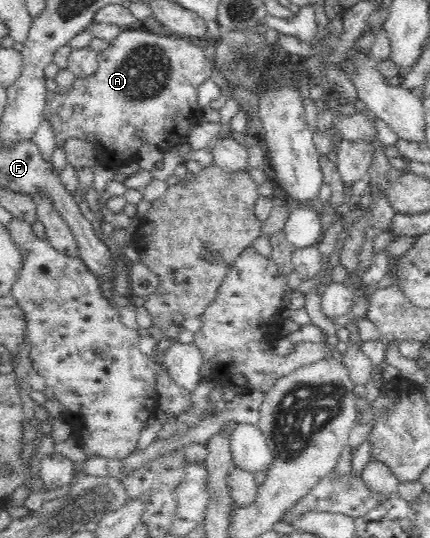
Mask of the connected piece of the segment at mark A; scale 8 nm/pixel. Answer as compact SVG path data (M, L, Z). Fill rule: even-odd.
M125 27L110 41L108 46L104 46L102 50L97 50L96 65L96 72L90 72L88 76L75 77L75 79L70 82L68 88L57 88L60 89L60 91L56 91L56 93L52 91L45 92L43 120L50 123L50 127L52 128L50 131L53 132L53 138L57 142L56 145L58 145L58 147L65 147L66 141L70 138L84 140L92 145L92 149L98 158L97 164L104 166L104 168L110 171L114 171L114 173L118 173L118 169L122 169L124 165L136 161L136 155L139 155L140 147L145 142L154 144L155 147L164 154L164 158L161 160L162 162L168 159L168 155L170 155L172 151L178 151L180 147L186 147L186 143L189 143L188 137L190 137L190 131L192 131L194 127L197 127L204 119L203 109L200 108L198 102L198 91L200 91L200 87L202 87L208 79L211 79L212 75L213 62L210 62L207 57L204 56L202 43L188 43L188 41L184 41L184 39L174 39L174 37L170 37L170 35L154 35L154 33L148 33L148 31L138 31L138 29L129 30ZM138 131L146 134L146 140L140 141L140 139L136 137Z

